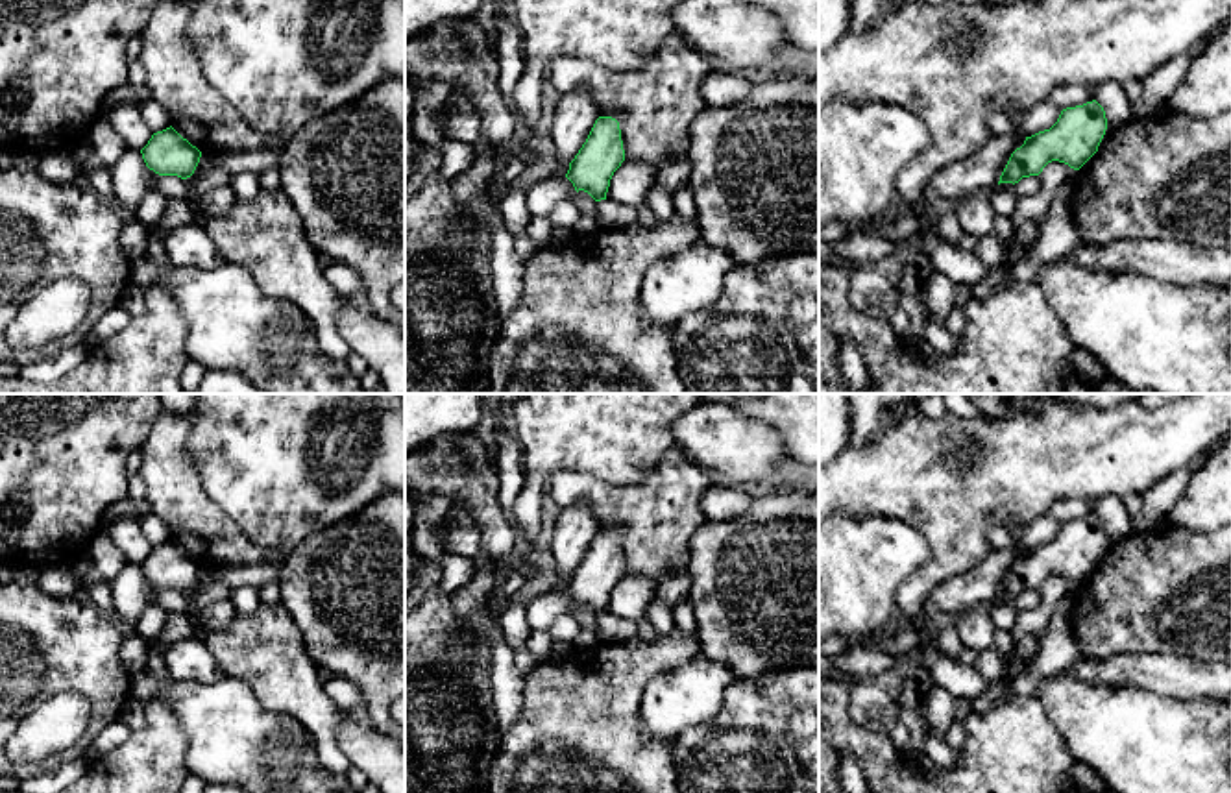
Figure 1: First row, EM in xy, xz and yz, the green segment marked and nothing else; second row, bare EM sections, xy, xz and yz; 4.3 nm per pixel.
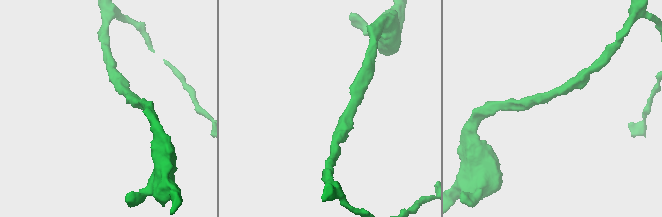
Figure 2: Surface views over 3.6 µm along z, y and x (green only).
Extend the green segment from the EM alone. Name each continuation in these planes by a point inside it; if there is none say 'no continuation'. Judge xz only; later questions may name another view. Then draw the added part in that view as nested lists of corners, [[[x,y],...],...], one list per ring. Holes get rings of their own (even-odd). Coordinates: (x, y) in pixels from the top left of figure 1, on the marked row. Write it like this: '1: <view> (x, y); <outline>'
no continuation

